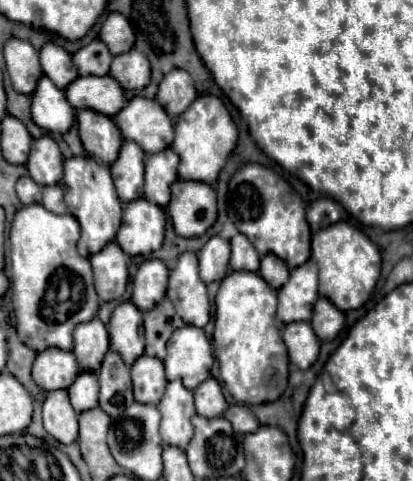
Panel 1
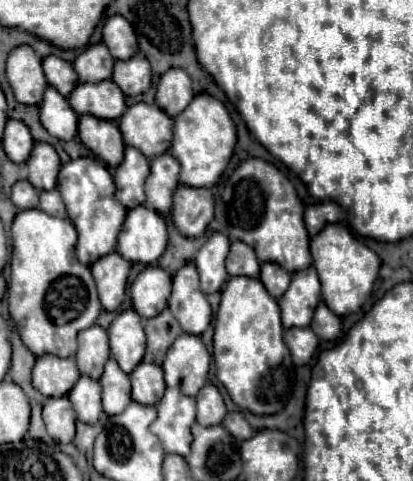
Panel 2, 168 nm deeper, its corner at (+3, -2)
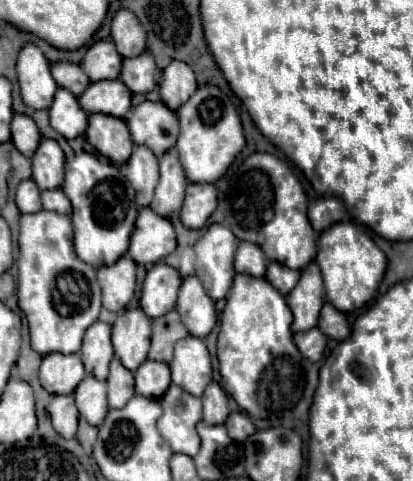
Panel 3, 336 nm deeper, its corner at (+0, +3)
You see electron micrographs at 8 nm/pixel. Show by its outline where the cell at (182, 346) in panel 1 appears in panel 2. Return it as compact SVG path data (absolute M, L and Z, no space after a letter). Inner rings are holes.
M181 334L173 346L167 350L163 362L167 386L179 386L183 394L197 396L197 392L207 382L211 356L195 334Z

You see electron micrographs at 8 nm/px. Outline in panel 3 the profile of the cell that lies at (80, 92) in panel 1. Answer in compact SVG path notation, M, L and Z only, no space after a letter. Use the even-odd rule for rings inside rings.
M112 79L90 83L78 101L86 113L104 113L122 119L130 109L130 97L128 87L120 79Z

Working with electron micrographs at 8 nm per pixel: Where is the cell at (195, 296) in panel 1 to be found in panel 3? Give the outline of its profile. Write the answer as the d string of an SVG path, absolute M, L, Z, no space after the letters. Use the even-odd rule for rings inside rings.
M196 275L182 279L176 311L194 337L206 337L218 321L214 301L204 293L204 287L200 285L200 279Z

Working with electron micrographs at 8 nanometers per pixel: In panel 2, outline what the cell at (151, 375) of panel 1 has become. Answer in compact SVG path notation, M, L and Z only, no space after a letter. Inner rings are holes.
M141 362L129 374L129 378L133 386L133 400L147 404L147 406L157 406L157 402L163 398L163 392L165 392L165 380L163 380L161 366Z

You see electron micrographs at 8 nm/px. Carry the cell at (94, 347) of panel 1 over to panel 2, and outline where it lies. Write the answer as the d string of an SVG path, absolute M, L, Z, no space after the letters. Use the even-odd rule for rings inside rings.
M91 326L79 334L79 350L75 354L77 368L83 376L99 380L103 366L109 360L109 338L101 326Z

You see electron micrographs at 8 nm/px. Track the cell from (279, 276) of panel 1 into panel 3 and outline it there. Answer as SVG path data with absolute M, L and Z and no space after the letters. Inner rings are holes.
M272 261L266 269L266 279L282 293L282 295L288 295L296 281L300 279L300 271L294 271L294 269L288 269L286 265L280 265L276 261Z

